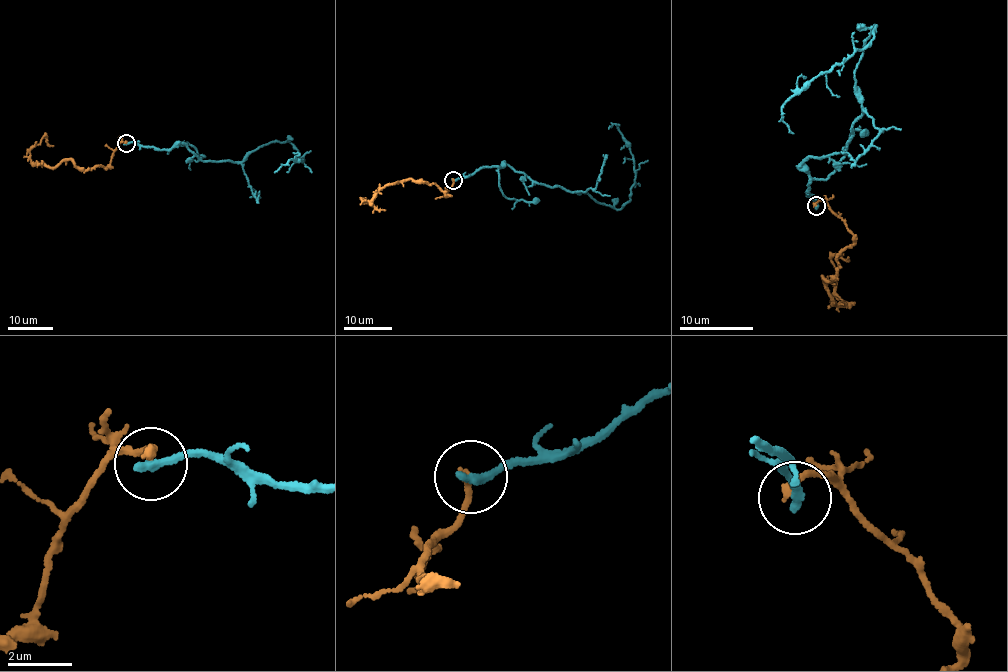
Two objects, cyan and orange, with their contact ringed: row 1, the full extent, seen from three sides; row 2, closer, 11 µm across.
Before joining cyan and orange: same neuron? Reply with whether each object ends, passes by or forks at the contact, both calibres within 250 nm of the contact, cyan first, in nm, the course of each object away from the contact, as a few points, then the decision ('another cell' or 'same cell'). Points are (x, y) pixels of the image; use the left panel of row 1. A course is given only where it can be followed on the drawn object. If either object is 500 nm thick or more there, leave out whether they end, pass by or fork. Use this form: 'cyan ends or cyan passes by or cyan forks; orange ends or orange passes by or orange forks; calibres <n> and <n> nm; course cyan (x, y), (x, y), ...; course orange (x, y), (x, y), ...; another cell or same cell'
cyan ends; orange ends; calibres 300 and 240 nm; course cyan (126, 144), (168, 150), (180, 141), (199, 159), (241, 162), (271, 142), (290, 142), (304, 160), (274, 172); course orange (126, 143), (107, 166), (76, 168), (66, 159), (54, 167), (33, 163), (30, 149), (45, 136), (53, 146); another cell

